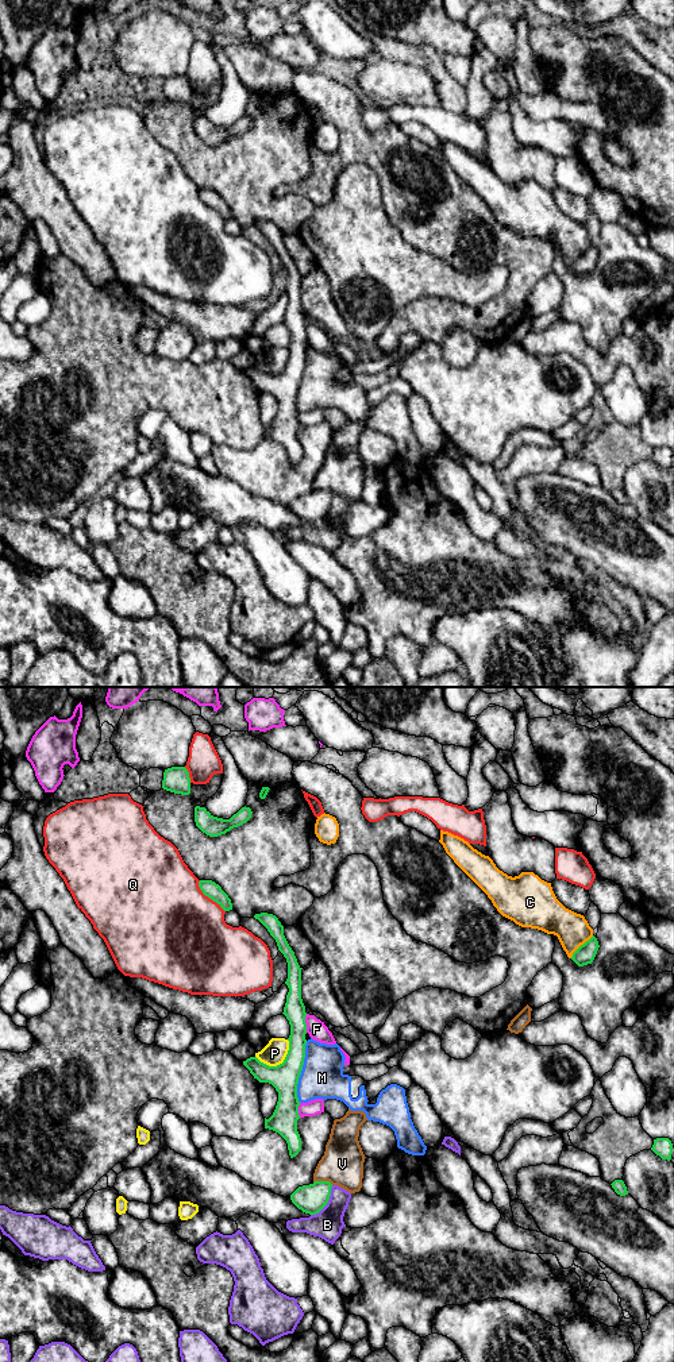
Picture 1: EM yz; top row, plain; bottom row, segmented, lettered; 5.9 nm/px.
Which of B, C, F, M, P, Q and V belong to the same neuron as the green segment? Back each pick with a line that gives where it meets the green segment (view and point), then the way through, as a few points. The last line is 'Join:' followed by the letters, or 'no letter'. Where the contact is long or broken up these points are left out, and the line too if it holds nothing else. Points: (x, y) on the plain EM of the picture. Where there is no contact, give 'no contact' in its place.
Join: no letter

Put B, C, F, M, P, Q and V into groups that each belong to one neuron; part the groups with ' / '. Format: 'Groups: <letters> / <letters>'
Groups: B / C / F / M / P / Q / V

